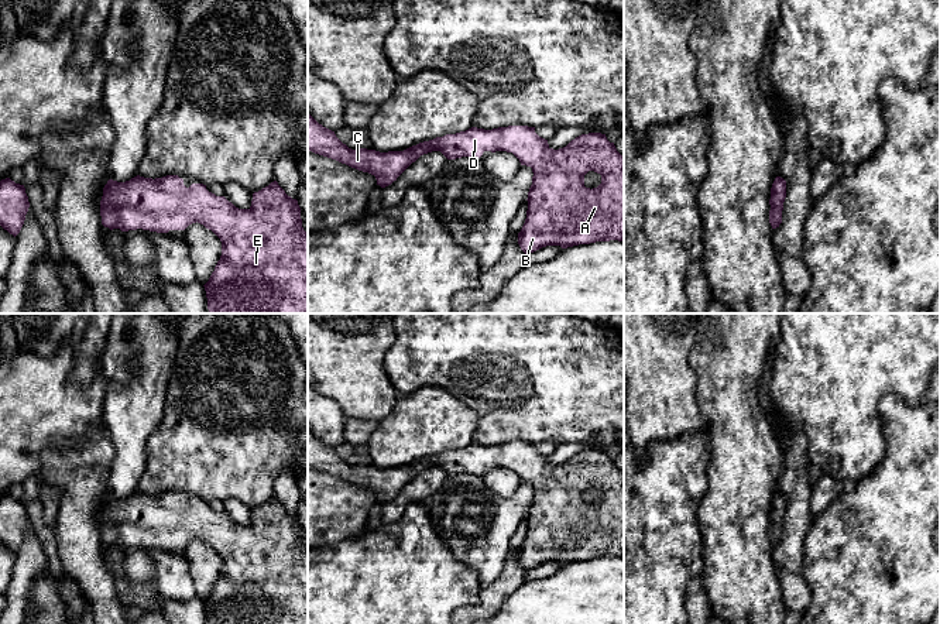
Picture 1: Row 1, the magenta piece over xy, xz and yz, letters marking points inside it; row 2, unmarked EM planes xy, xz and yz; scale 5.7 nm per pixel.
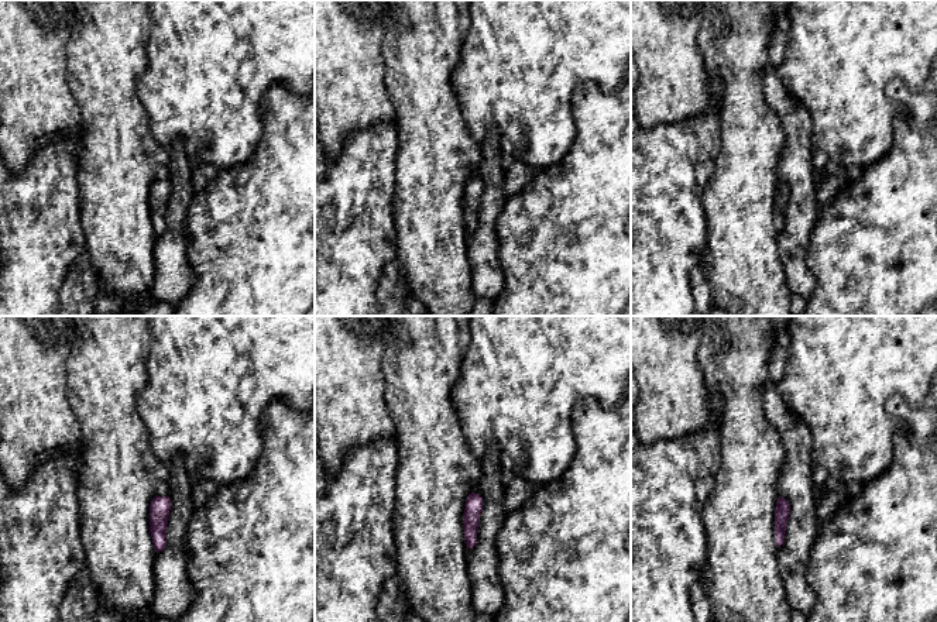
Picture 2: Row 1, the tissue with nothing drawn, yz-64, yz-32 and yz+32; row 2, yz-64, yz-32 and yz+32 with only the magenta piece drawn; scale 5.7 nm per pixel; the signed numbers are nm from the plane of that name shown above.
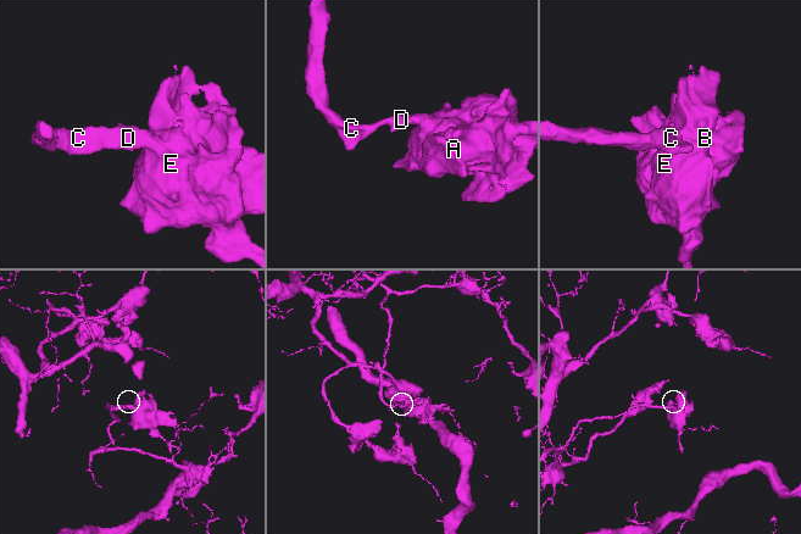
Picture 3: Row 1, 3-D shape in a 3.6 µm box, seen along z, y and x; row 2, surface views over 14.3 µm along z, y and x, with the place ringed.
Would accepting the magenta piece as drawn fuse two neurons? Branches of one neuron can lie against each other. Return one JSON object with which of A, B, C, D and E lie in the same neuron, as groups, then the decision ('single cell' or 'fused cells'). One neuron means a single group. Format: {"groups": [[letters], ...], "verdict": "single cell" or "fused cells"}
{"groups": [["A", "B", "C", "D", "E"]], "verdict": "single cell"}

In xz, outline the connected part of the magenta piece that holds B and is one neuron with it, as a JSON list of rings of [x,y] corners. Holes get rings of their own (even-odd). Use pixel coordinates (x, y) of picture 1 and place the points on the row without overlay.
[[[308,428],[308,467],[368,488],[375,493],[377,501],[381,504],[391,501],[421,472],[432,467],[440,467],[447,476],[462,473],[477,476],[484,467],[512,469],[521,481],[531,483],[534,488],[526,515],[526,535],[518,549],[518,560],[525,570],[546,562],[567,565],[596,558],[624,558],[624,472],[601,449],[582,450],[566,463],[553,466],[548,456],[535,449],[535,443],[508,442],[493,446],[471,443],[419,459],[404,467],[380,469],[367,464],[349,464],[336,453],[335,448],[319,440]],[[589,487],[601,491],[601,500],[597,504],[584,503],[584,491]]]

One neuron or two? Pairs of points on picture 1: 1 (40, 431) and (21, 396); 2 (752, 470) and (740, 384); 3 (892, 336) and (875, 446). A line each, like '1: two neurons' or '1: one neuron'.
1: one neuron
2: one neuron
3: one neuron

